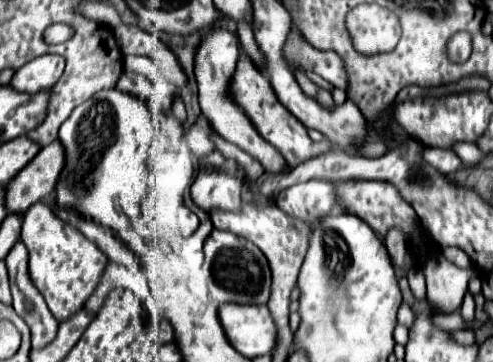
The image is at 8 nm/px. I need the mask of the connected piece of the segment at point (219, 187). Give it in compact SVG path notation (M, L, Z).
M201 169L195 183L191 185L191 199L205 213L211 213L213 209L225 209L235 213L237 209L241 209L241 187L243 179Z

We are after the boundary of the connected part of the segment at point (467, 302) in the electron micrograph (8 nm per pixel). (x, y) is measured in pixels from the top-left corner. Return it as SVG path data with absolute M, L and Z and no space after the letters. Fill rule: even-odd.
M467 291L460 307L460 314L466 322L471 322L475 318L475 301L473 296L473 294Z

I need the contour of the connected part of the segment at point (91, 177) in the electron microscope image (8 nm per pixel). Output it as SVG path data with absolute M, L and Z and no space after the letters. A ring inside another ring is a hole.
M107 89L101 93L95 93L89 101L75 107L71 117L61 125L59 129L59 141L65 147L65 167L59 175L57 187L55 187L55 203L61 209L71 209L77 215L87 217L89 221L103 225L111 229L121 243L133 251L143 265L143 271L147 273L151 281L151 241L147 237L149 225L143 219L143 199L149 193L149 173L147 173L147 151L153 139L153 125L151 125L151 113L149 107L119 89Z

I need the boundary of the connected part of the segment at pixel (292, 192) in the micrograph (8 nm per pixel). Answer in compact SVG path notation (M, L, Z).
M307 181L281 191L275 203L289 217L301 219L307 225L315 225L321 217L329 215L335 203L335 183L331 181Z

